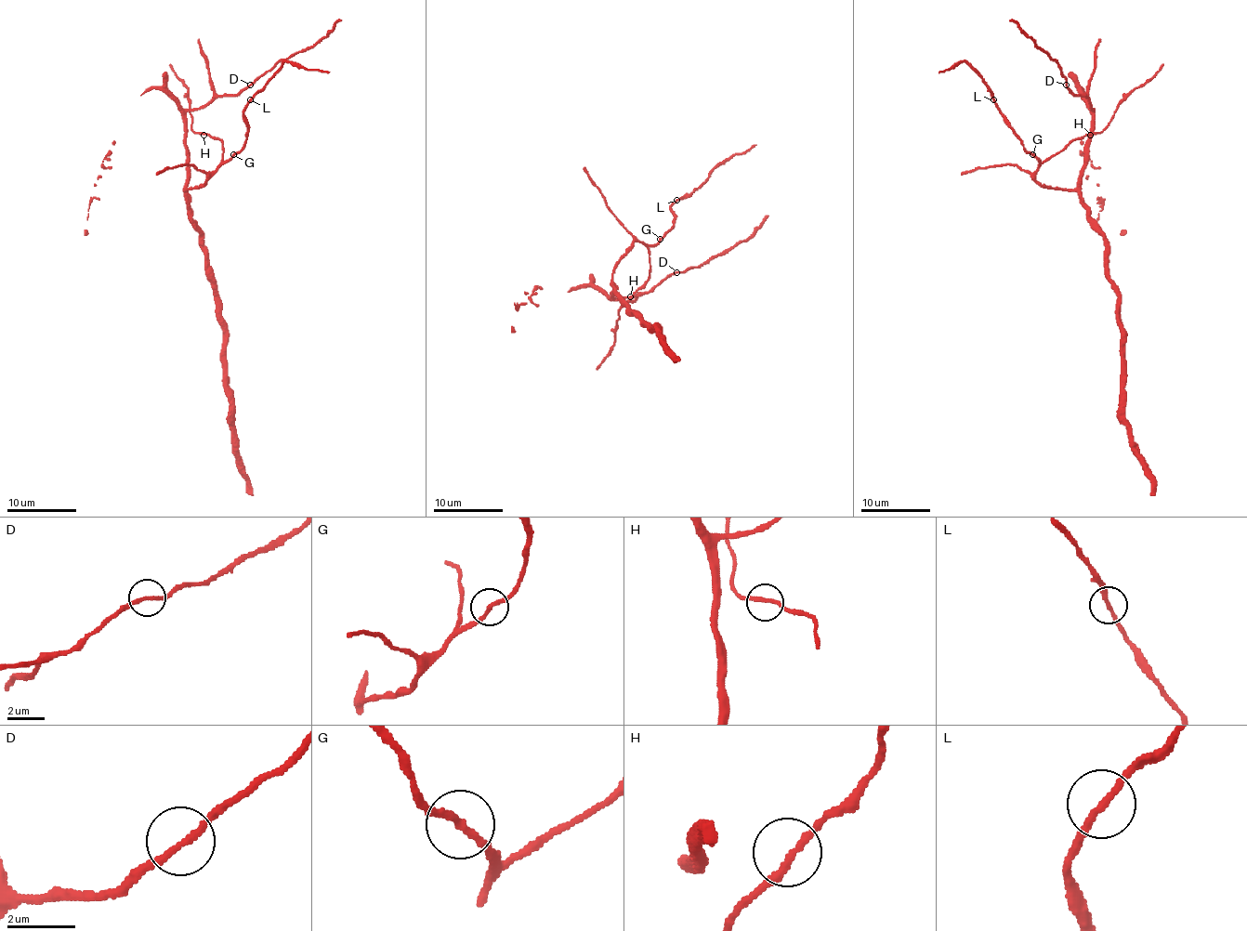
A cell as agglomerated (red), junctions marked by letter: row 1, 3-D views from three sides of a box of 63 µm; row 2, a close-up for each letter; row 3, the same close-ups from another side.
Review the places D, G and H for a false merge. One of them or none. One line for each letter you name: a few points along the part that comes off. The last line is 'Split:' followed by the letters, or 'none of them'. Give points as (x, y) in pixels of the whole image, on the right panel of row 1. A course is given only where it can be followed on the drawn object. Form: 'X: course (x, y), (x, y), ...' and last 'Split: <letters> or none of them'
Split: none of them

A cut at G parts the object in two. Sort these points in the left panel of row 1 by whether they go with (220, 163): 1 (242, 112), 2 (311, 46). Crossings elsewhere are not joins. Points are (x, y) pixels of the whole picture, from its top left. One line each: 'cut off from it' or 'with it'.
1: cut off from it
2: with it

